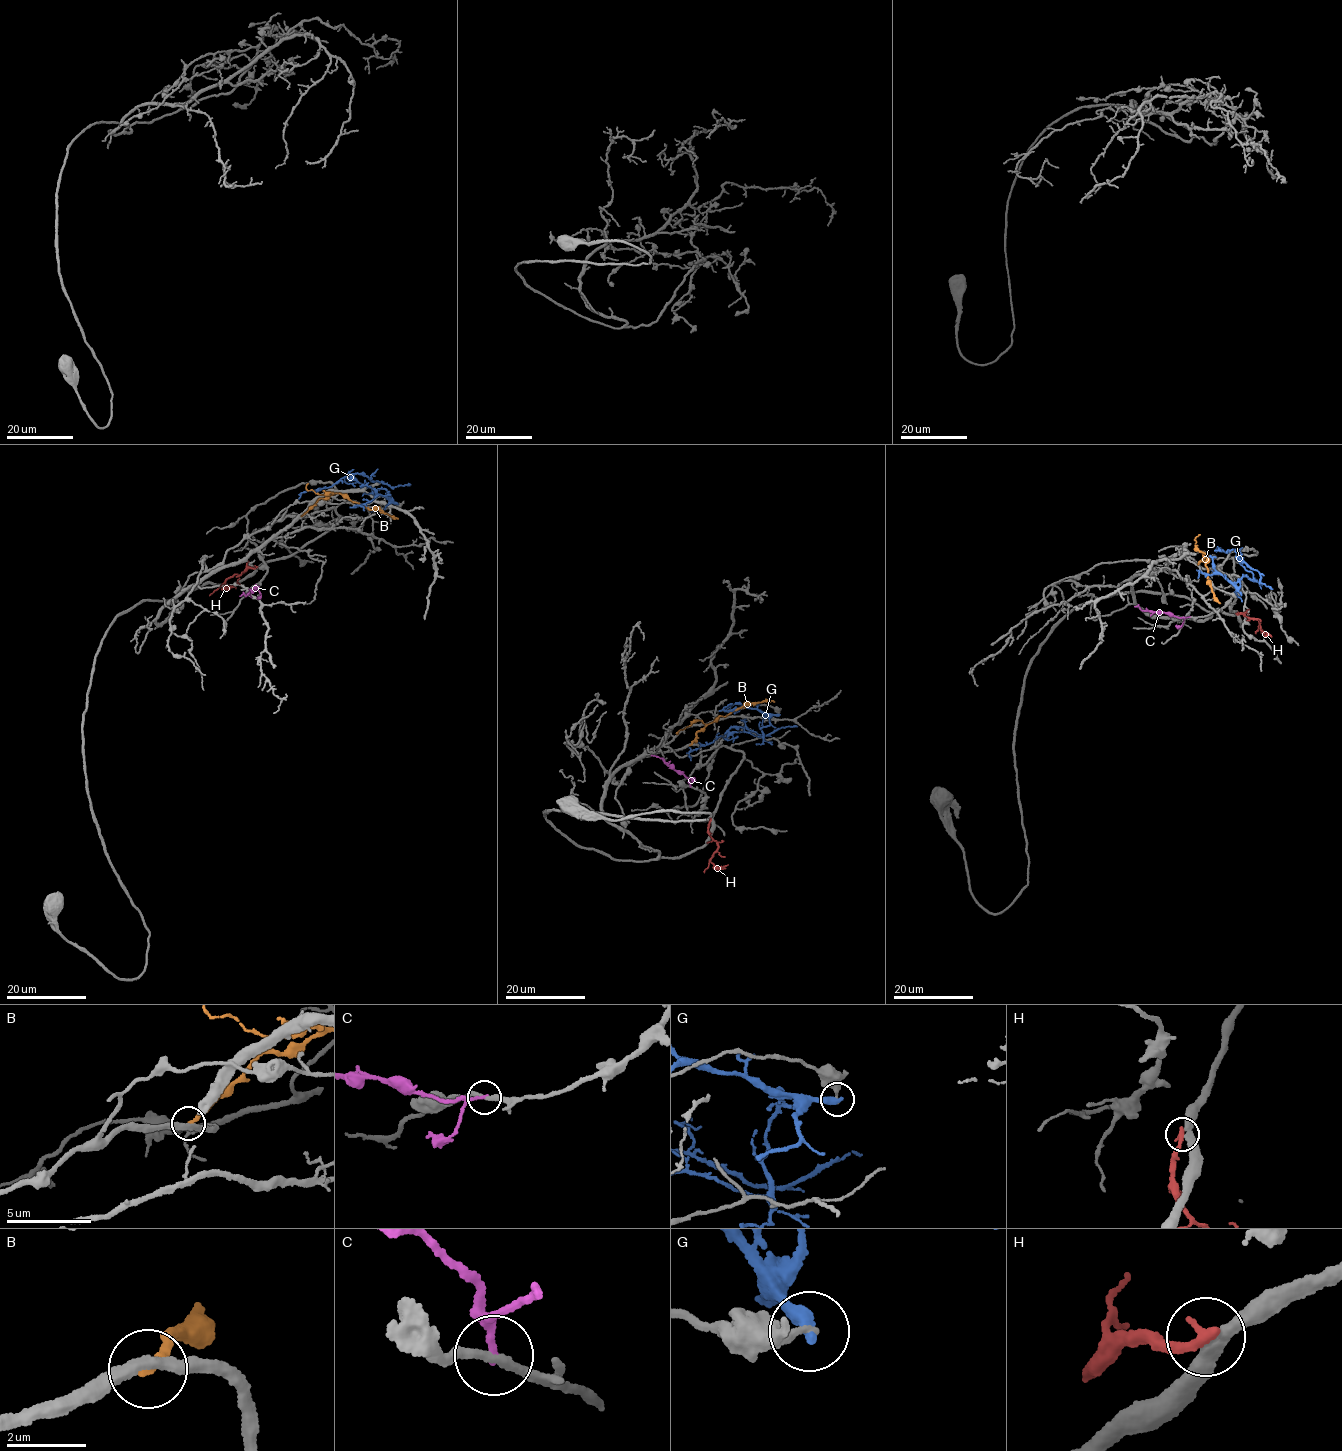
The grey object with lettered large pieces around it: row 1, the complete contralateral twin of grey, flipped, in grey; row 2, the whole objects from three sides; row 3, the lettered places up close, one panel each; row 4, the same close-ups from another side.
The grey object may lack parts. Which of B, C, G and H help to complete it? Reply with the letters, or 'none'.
none

